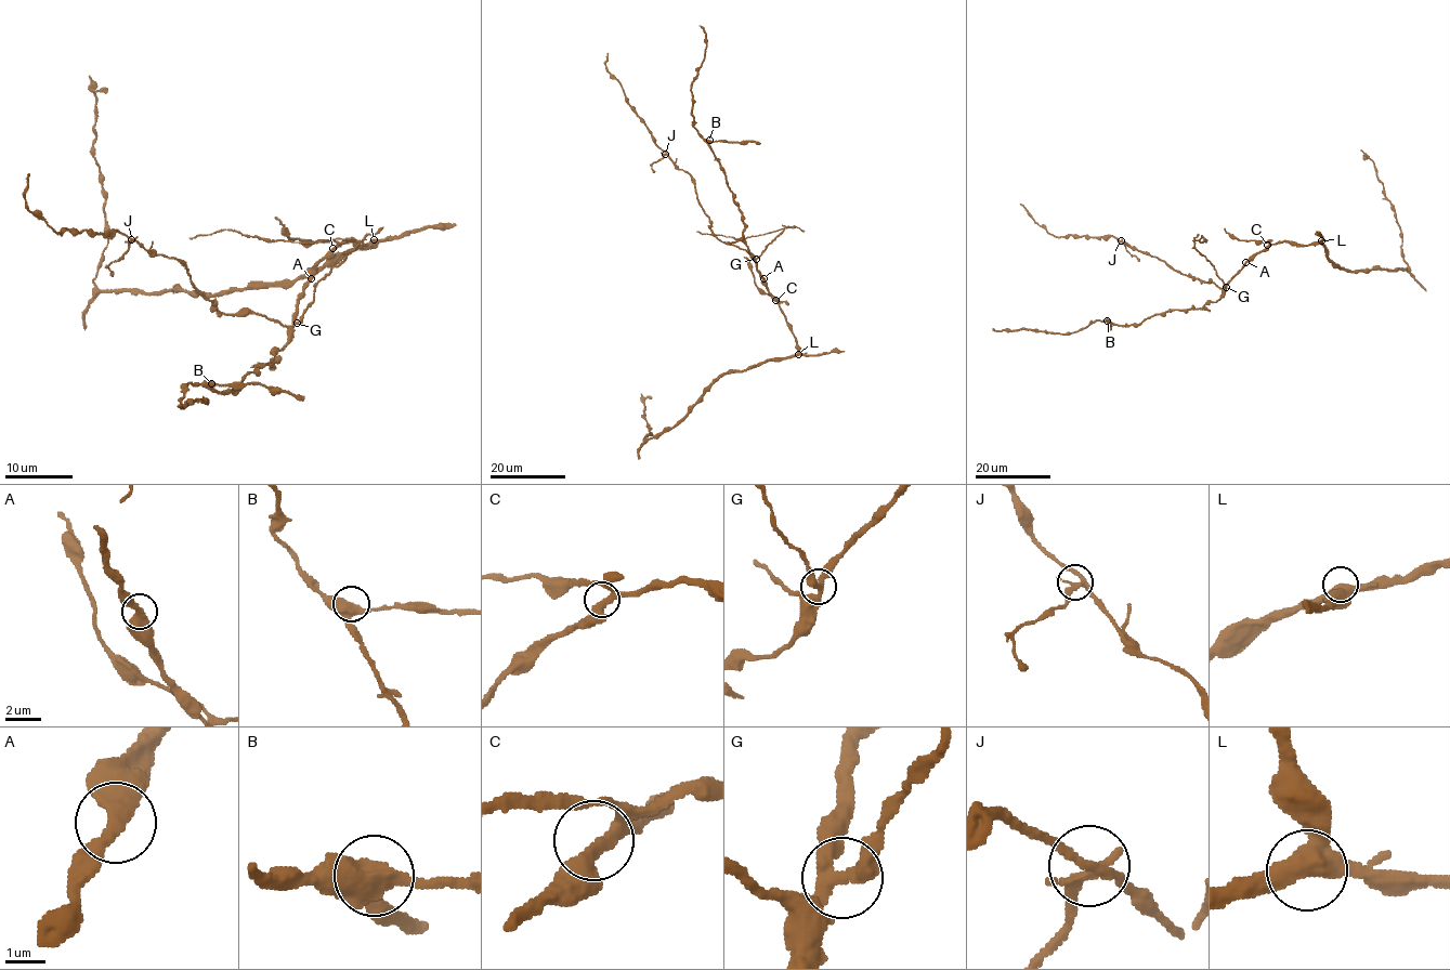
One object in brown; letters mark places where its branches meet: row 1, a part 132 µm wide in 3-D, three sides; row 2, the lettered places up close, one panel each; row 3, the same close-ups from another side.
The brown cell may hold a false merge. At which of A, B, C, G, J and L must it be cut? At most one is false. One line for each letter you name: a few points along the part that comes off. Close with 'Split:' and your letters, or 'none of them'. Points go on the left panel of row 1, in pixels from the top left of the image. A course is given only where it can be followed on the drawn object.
G: foreign part runs (297, 323), (314, 299), (315, 285), (350, 252), (356, 240), (258, 239), (226, 228), (190, 239)
Split: G

